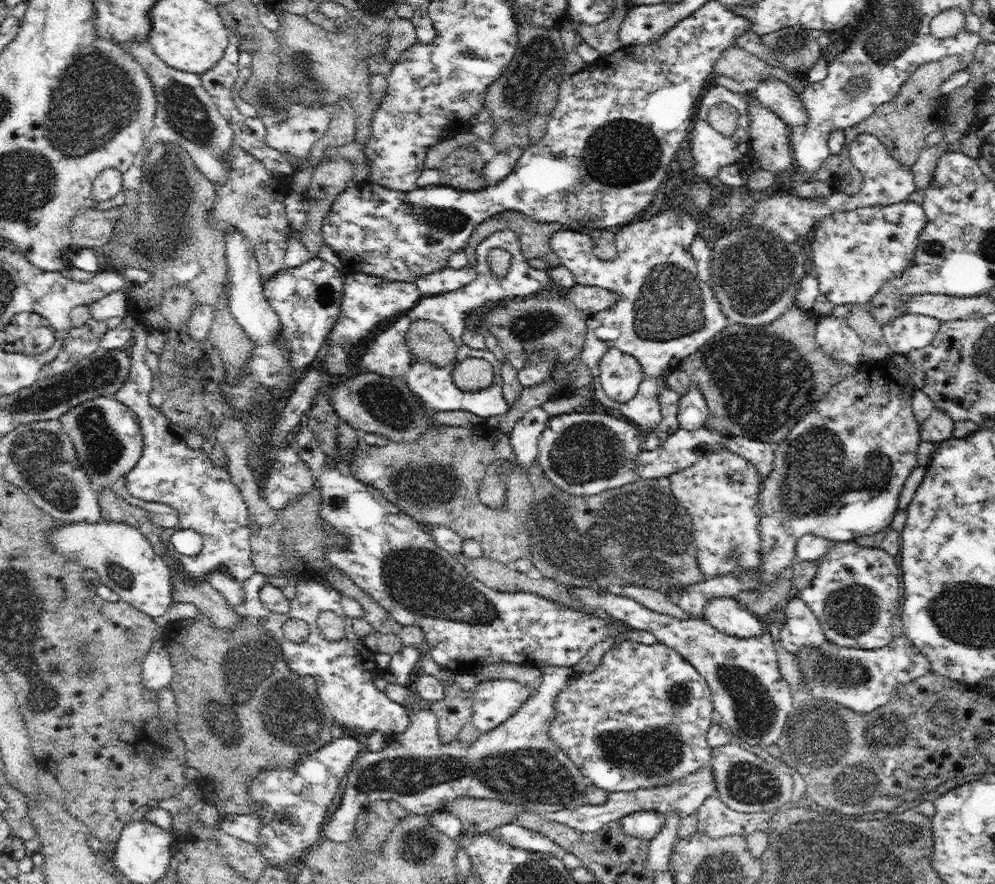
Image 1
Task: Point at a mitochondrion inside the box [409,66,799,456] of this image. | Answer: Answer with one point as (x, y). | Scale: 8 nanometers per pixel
(668, 306)

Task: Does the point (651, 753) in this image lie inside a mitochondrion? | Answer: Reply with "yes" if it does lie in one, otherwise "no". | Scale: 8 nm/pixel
yes

